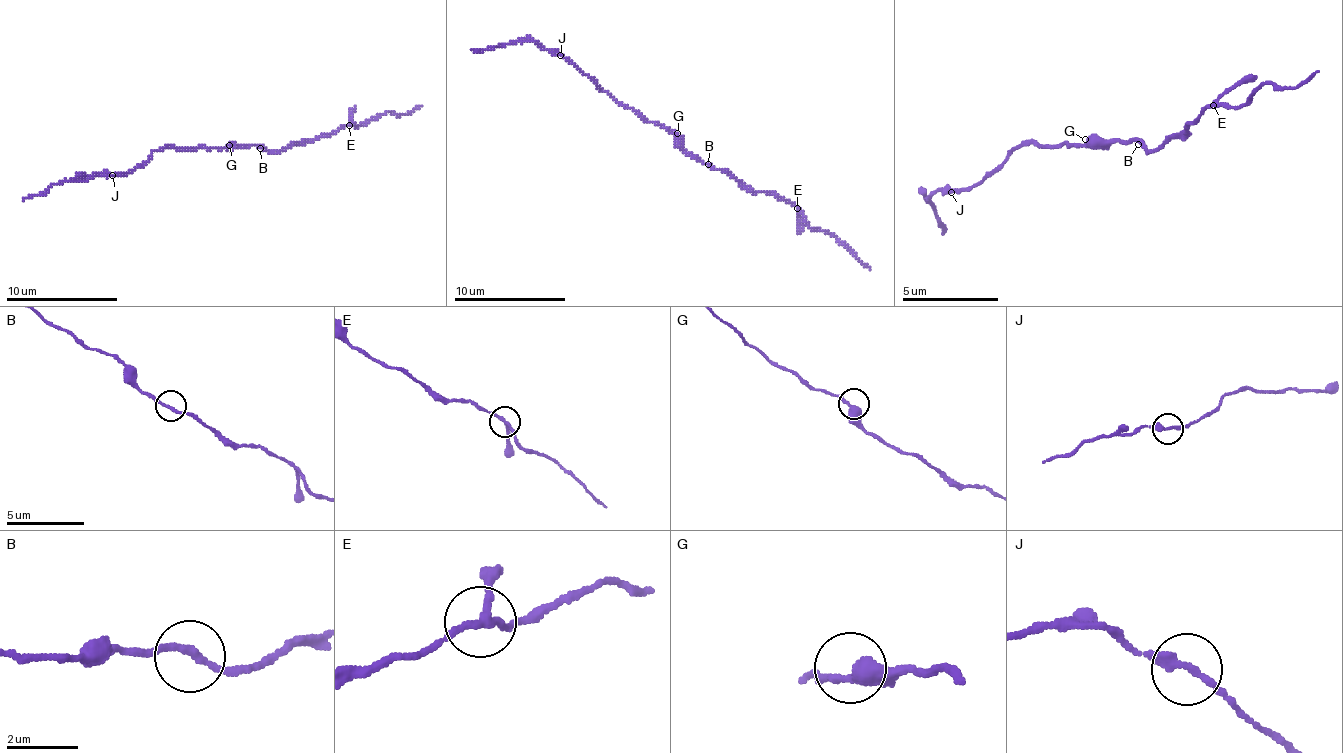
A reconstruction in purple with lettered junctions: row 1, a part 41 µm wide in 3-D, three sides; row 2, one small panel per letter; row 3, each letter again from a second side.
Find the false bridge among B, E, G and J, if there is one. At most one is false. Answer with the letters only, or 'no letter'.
no letter

